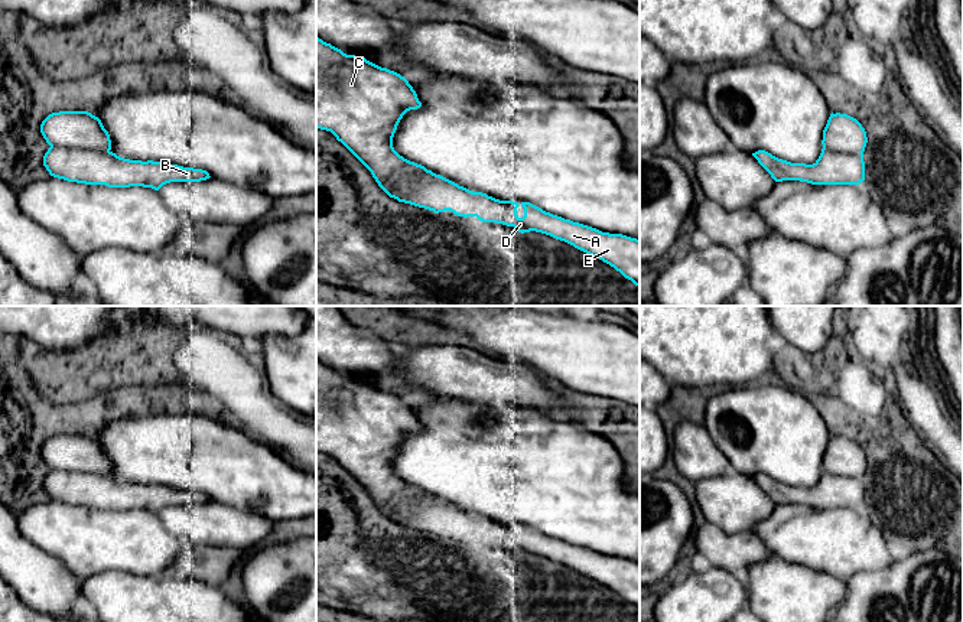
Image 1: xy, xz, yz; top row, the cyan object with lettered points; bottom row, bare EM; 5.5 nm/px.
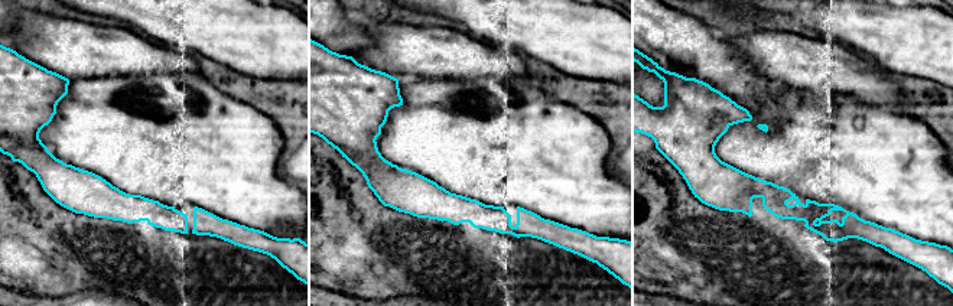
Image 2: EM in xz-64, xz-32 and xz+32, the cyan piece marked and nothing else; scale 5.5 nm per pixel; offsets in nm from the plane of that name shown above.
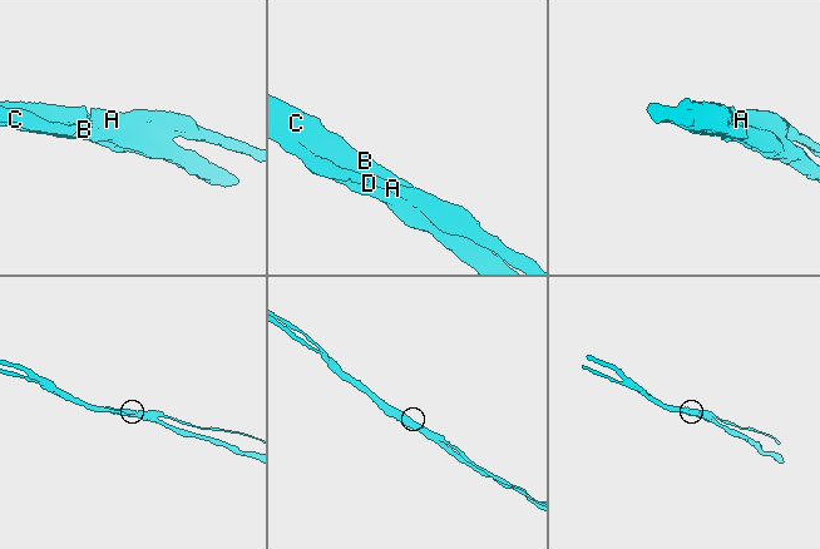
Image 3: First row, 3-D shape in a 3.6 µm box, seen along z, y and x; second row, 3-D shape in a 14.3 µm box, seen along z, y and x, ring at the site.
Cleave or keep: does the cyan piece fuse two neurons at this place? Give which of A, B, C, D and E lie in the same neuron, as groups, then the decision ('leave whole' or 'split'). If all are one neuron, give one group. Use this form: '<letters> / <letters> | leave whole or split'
A D E / B C | split

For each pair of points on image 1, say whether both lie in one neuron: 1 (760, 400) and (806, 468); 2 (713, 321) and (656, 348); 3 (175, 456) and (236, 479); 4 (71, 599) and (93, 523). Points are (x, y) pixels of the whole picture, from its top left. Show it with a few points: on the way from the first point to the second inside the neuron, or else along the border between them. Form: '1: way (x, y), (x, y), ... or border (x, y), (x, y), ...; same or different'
1: way (763, 417), (787, 442), (790, 450); same
2: way (699, 321), (683, 321), (670, 334); same
3: way (189, 459), (215, 459), (221, 465); same
4: border (51, 554), (81, 582); different

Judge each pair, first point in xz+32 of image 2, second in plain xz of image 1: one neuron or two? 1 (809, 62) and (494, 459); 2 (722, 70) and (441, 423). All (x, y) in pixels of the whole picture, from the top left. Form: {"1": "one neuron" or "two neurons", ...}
{"1": "two neurons", "2": "two neurons"}

